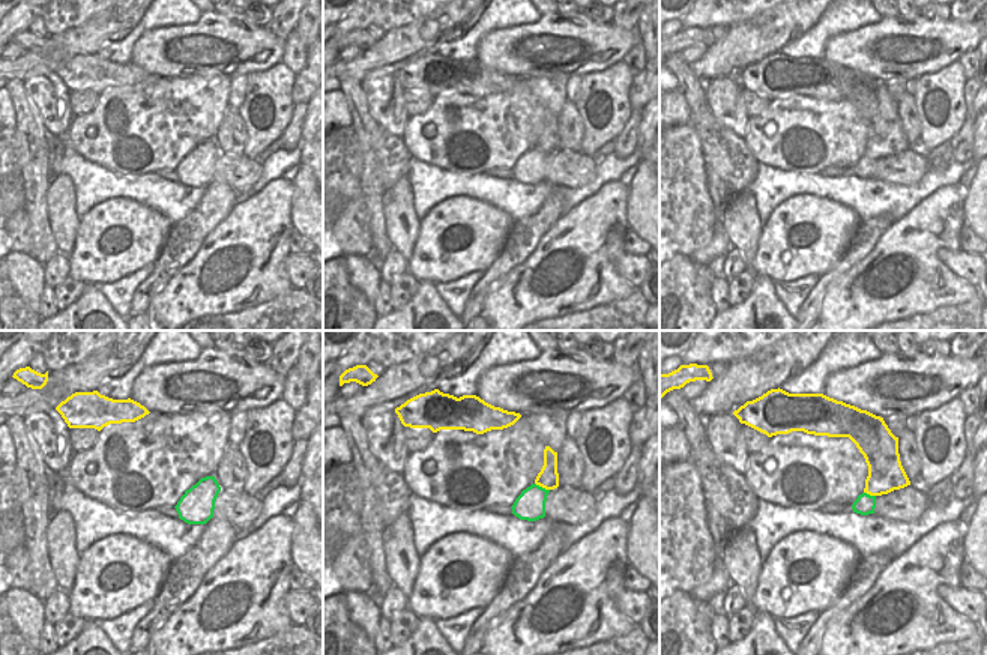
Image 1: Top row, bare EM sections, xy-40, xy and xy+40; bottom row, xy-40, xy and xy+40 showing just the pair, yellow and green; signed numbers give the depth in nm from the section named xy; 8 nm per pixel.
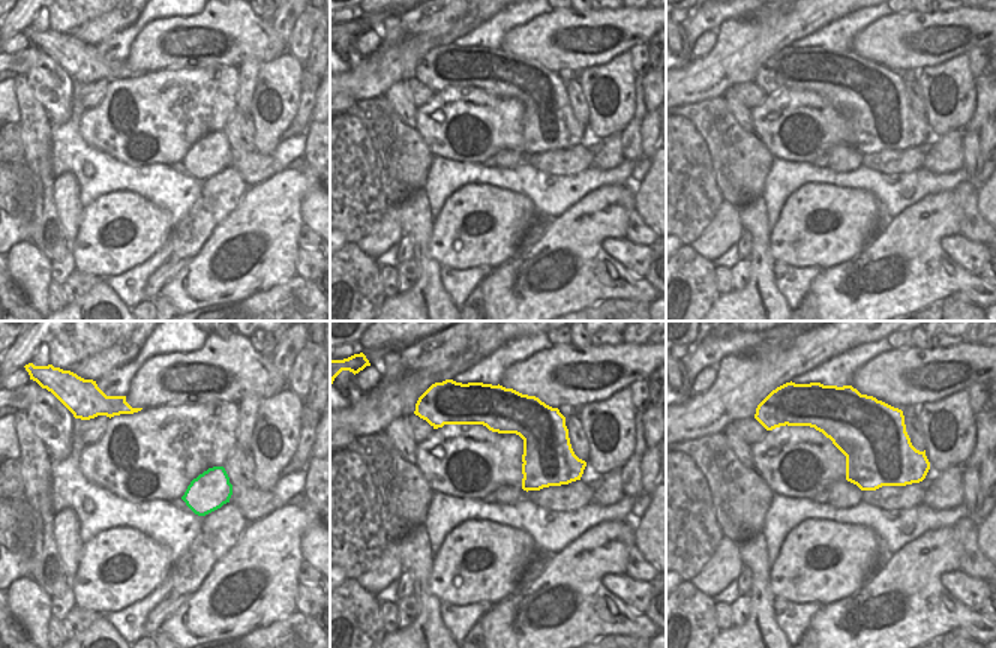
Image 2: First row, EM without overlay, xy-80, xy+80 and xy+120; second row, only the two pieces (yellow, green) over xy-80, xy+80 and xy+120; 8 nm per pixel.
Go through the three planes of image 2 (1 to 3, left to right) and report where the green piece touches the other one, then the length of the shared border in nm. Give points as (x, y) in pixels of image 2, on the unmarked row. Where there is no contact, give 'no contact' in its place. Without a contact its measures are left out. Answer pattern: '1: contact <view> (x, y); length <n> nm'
1: no contact
2: no contact
3: no contact

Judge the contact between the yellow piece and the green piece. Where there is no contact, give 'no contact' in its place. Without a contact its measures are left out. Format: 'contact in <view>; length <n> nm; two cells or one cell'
contact in xy; length 140 nm; one cell

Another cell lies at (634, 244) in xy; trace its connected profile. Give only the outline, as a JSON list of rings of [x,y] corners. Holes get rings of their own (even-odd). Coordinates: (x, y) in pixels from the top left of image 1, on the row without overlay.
[[[628,230],[625,234],[623,251],[632,255],[646,255],[652,246],[644,242],[634,230]]]

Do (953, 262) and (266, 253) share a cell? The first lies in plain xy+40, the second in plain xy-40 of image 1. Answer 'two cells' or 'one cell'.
two cells

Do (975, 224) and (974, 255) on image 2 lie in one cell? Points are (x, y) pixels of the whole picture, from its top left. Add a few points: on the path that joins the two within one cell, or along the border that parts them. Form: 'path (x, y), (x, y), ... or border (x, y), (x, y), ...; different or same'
border (960, 233), (980, 242); different

